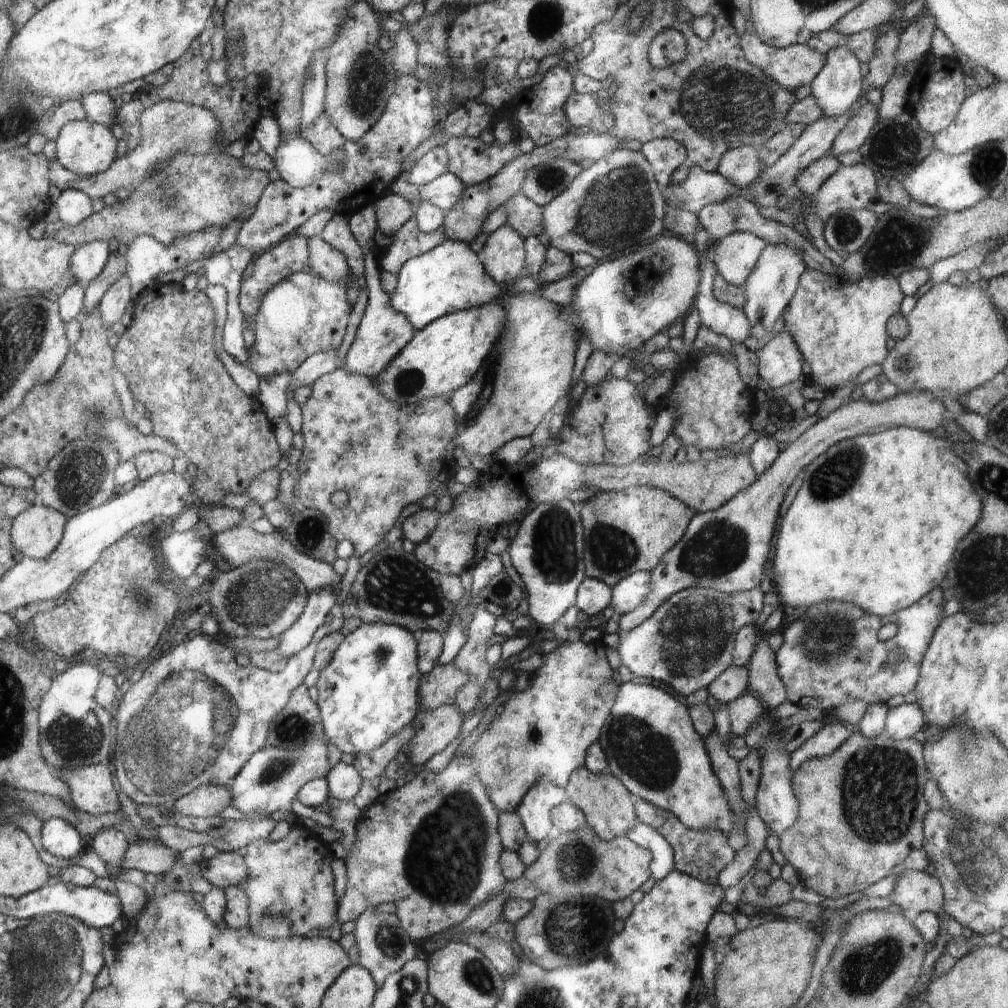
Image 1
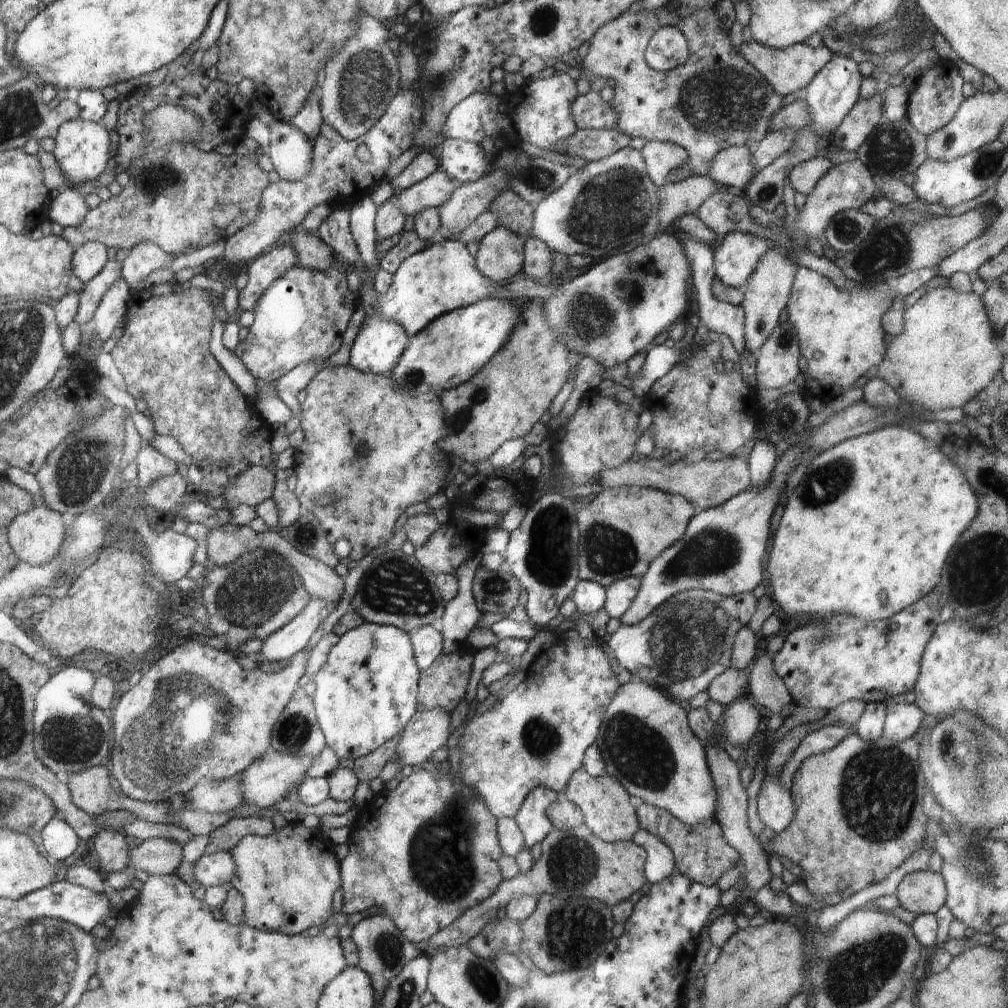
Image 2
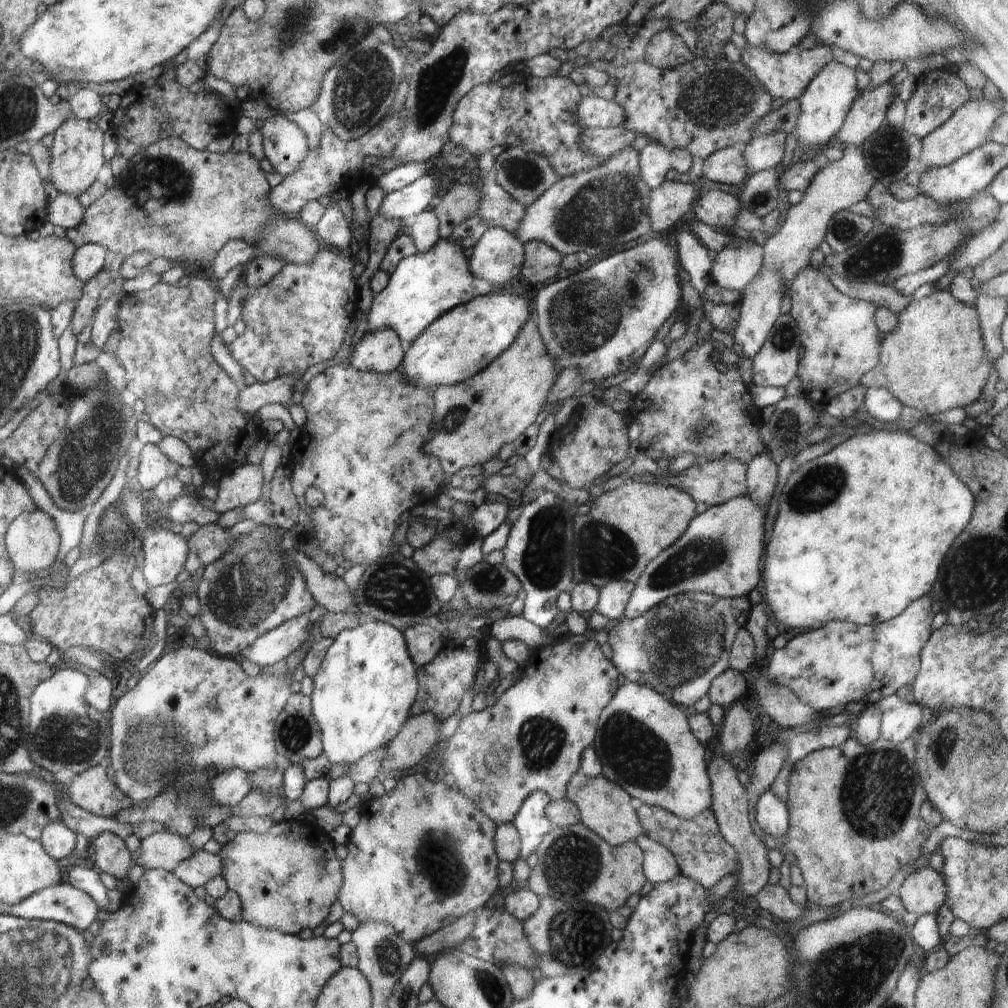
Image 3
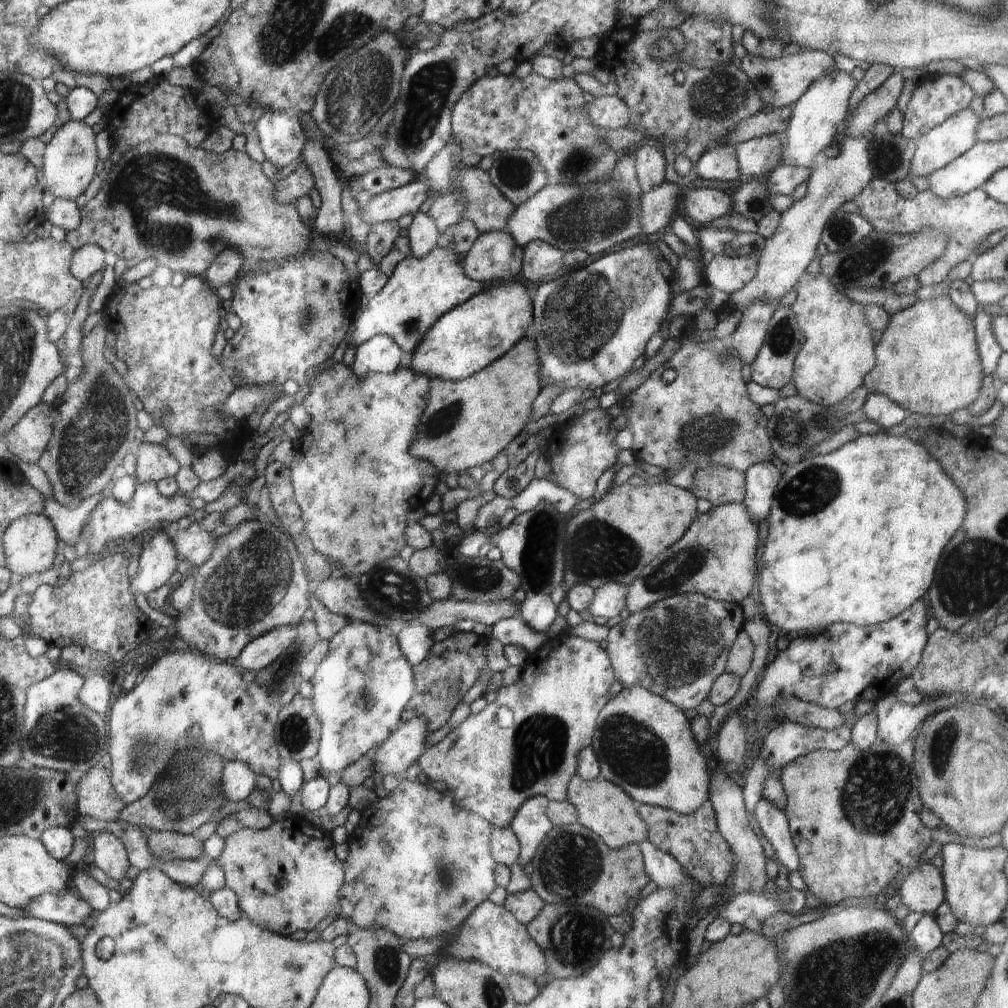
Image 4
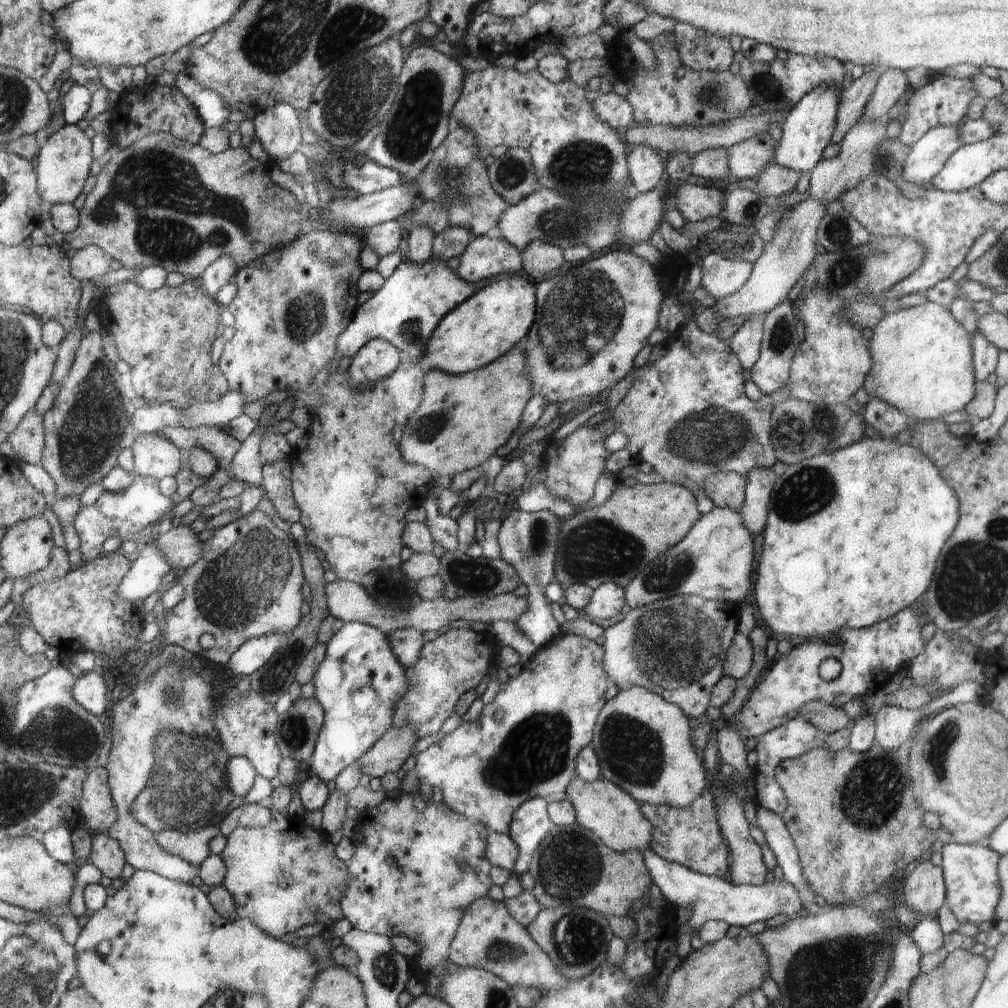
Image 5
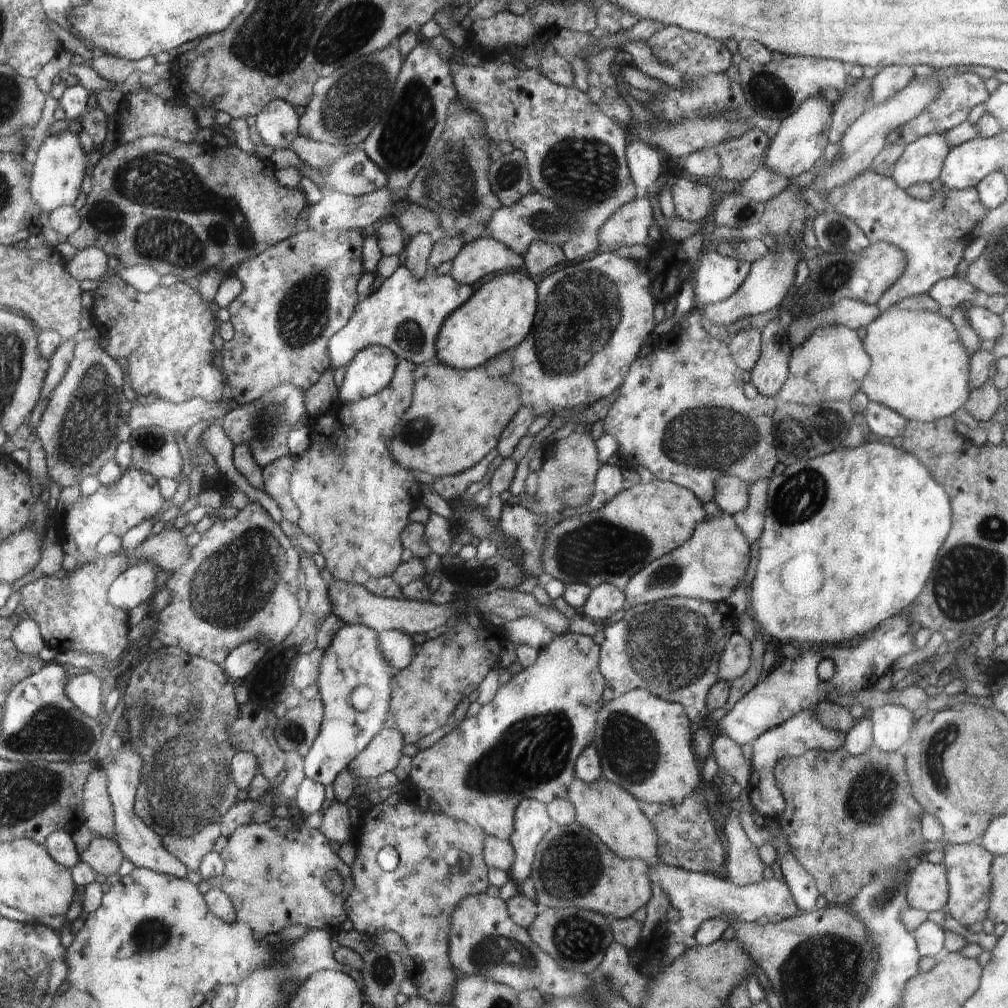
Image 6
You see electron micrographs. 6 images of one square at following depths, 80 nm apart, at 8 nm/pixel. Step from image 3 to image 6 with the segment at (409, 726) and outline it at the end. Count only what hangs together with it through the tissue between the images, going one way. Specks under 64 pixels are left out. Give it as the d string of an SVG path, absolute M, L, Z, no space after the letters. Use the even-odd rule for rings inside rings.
M383 727L346 769L356 782L359 778L378 778L385 772L393 771L402 758L404 739L403 732Z

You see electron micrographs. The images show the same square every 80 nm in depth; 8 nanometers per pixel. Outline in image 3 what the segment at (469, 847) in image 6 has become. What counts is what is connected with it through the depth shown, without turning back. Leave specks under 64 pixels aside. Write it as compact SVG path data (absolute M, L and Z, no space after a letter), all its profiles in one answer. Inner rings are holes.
M411 771L410 775L405 778L397 777L397 784L392 790L379 797L370 797L362 804L360 822L351 830L345 843L346 848L348 848L348 855L344 859L344 884L338 899L338 902L343 906L343 912L353 914L360 923L367 920L388 921L404 937L404 940L408 940L411 944L434 934L442 927L455 923L460 918L466 918L466 914L470 911L484 908L485 904L500 890L500 860L495 844L496 828L498 828L498 825L495 821L481 810L475 801L466 797L458 787L449 787L441 779L432 782L426 777L426 773L421 771L417 773Z

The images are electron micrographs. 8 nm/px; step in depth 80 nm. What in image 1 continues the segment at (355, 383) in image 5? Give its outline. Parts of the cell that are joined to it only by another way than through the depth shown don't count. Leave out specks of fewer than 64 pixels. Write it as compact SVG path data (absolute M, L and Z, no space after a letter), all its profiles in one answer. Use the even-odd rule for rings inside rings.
M367 205L350 215L349 227L361 246L365 262L365 279L367 282L368 301L355 338L344 358L342 368L358 376L376 378L384 368L398 356L399 352L415 338L416 330L404 313L397 311L391 303L391 296L381 285L377 248L373 236L377 228L377 220L373 206Z

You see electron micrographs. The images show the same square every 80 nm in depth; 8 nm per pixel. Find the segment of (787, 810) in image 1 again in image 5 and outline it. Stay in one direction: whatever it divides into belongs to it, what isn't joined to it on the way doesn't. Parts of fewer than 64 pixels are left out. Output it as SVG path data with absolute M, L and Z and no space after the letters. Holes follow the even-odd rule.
M757 806L756 809L757 826L764 832L767 845L776 857L777 866L783 873L784 880L799 892L804 913L810 915L820 913L823 908L812 902L815 894L803 877L799 854L787 826L784 824L784 819L767 808Z

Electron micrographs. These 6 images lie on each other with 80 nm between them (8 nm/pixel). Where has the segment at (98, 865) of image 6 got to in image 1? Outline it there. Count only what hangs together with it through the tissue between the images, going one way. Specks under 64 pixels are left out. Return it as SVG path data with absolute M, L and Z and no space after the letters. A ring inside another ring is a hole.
M110 827L98 832L93 838L94 843L90 847L91 851L102 858L112 873L120 870L128 848L128 842L126 842L122 831L116 827Z

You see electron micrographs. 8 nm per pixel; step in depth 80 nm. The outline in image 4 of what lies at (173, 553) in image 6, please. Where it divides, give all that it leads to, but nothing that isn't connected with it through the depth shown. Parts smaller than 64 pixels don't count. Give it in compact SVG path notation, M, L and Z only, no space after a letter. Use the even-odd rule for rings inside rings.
M193 522L188 528L178 530L170 536L177 546L179 560L192 563L194 568L203 565L215 551L219 538Z

